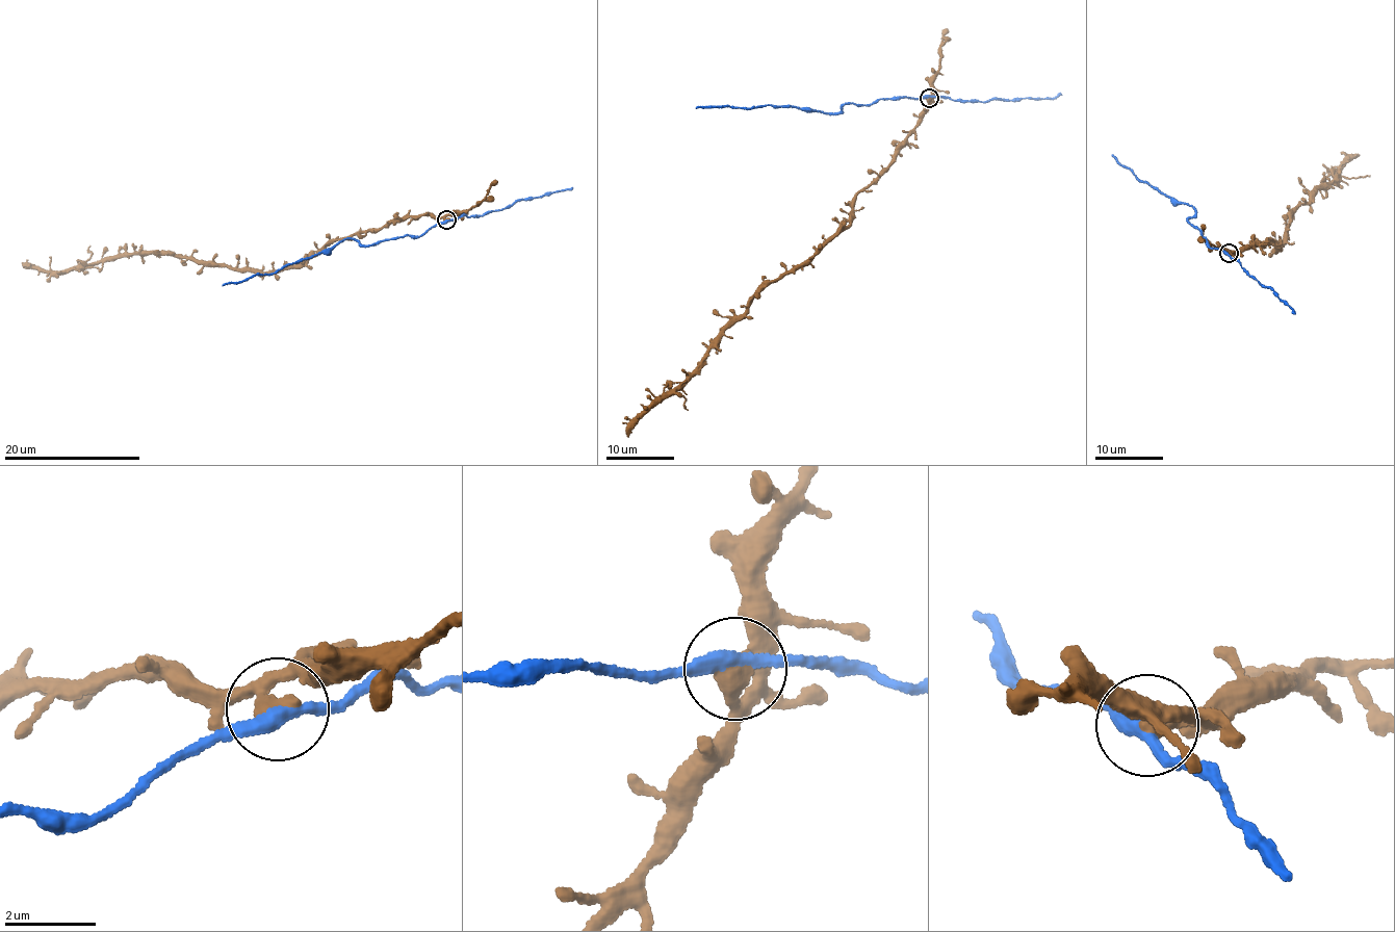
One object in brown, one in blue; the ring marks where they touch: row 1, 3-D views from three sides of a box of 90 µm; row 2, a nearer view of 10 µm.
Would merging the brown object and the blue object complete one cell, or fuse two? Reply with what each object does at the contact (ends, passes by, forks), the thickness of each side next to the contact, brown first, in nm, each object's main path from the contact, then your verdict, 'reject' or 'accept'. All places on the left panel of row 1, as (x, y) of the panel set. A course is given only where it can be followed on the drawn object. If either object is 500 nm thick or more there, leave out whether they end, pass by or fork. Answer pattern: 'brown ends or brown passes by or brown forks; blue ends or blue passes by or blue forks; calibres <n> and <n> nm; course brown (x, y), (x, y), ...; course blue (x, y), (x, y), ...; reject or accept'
calibres 500 and 300 nm; course brown (447, 221), (427, 213), (402, 218), (340, 238), (296, 263), (264, 273), (138, 250), (62, 272), (22, 264); course blue (447, 221), (422, 235), (371, 244), (342, 240), (315, 255), (285, 263), (273, 275), (222, 285); reject

